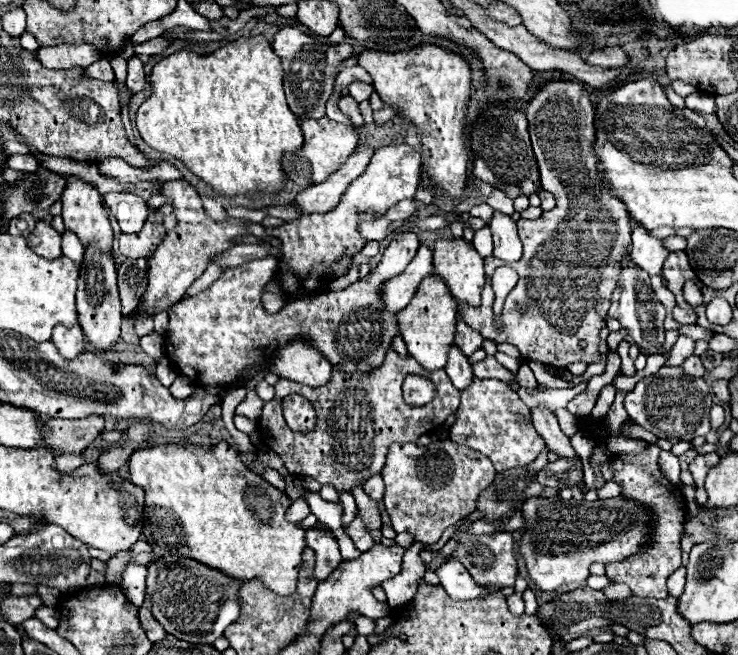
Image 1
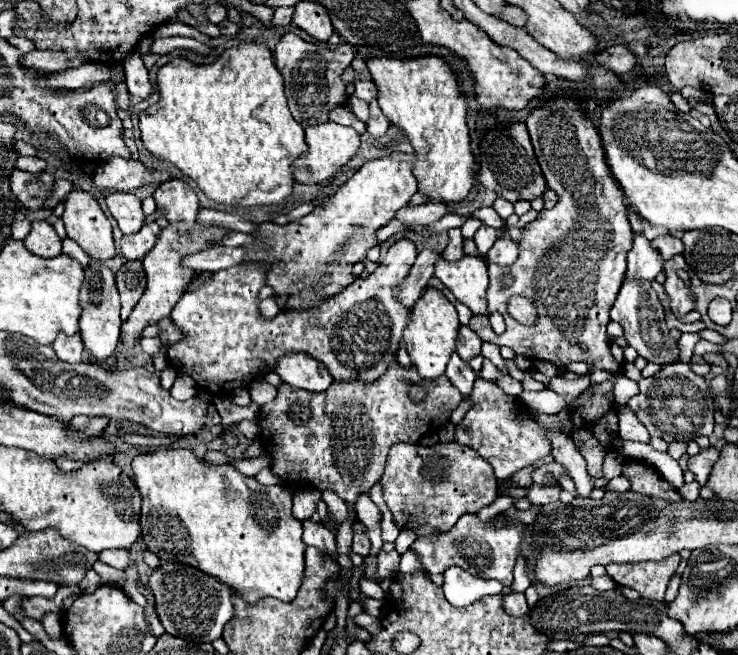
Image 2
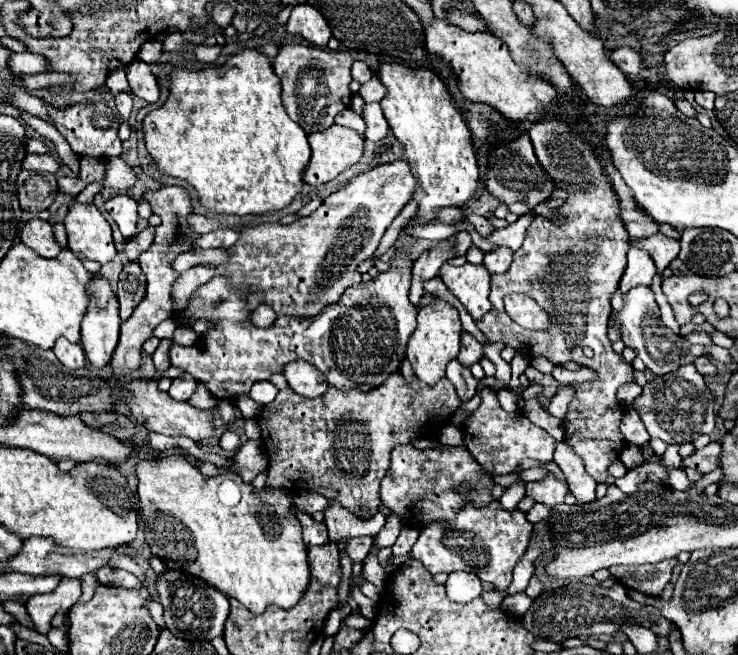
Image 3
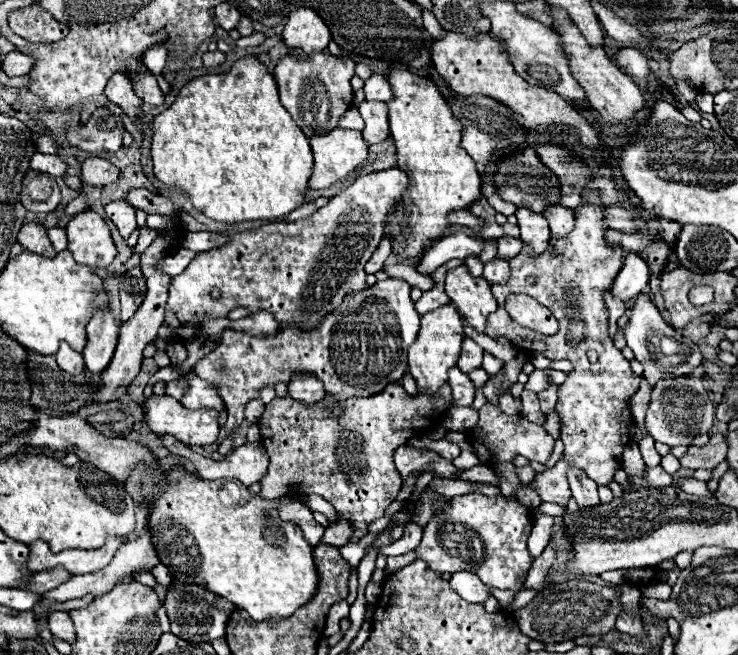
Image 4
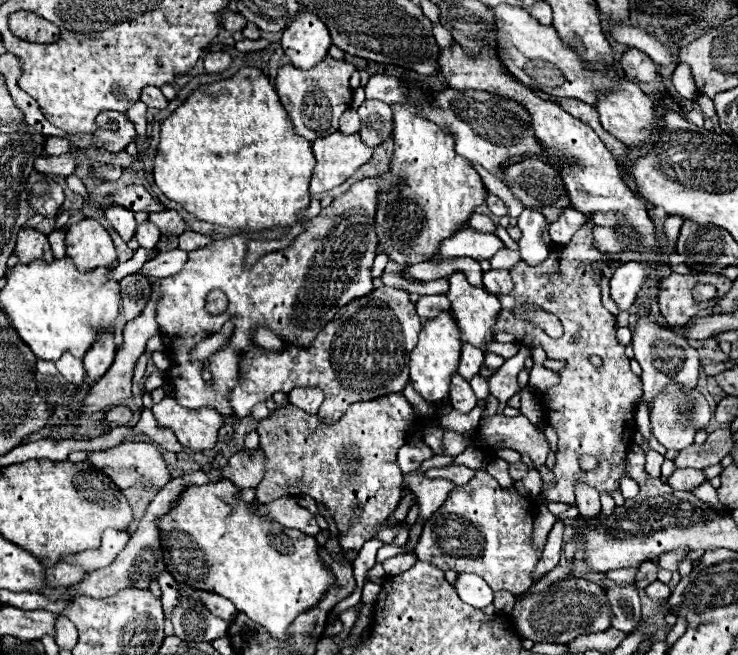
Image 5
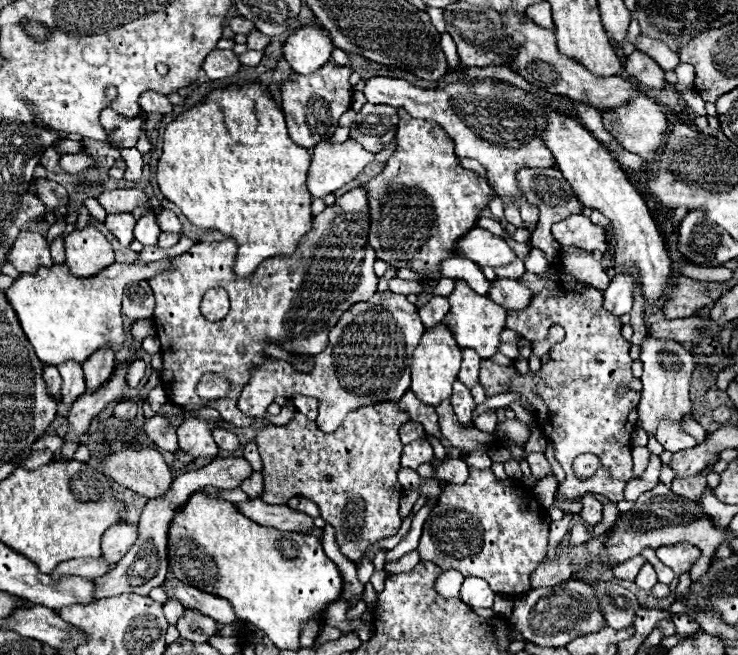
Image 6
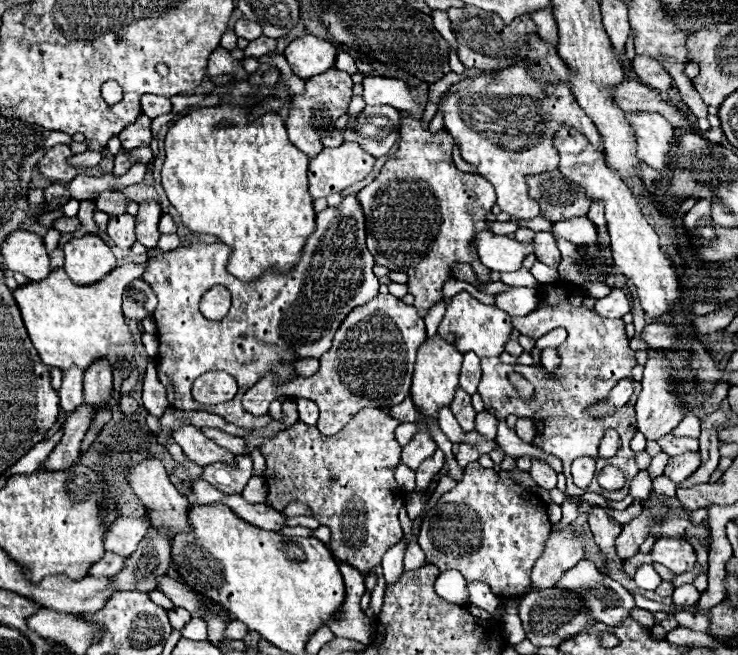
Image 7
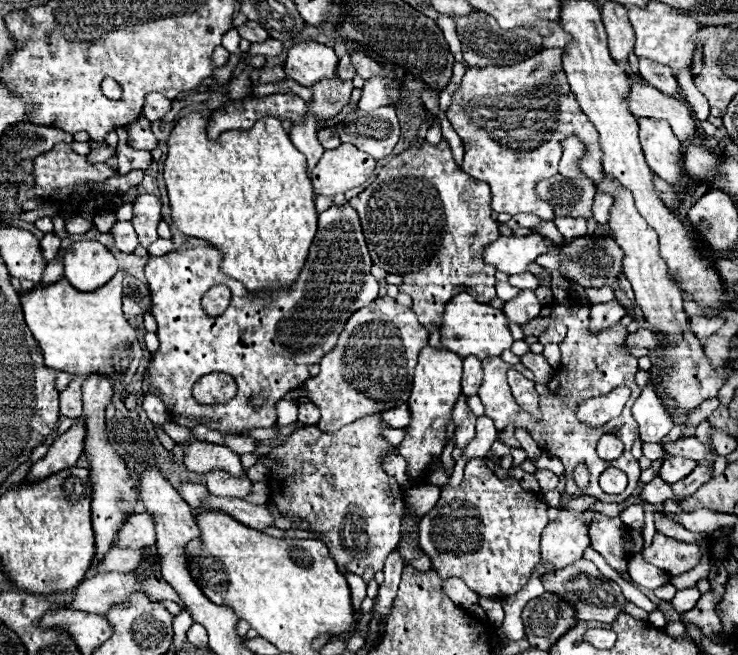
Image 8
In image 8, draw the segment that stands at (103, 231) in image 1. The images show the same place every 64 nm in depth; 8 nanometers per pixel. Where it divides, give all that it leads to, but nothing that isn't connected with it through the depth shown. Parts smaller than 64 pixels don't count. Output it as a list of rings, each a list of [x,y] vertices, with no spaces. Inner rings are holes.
[[[74,242],[64,256],[64,276],[80,292],[94,292],[120,270],[118,260],[100,242]]]

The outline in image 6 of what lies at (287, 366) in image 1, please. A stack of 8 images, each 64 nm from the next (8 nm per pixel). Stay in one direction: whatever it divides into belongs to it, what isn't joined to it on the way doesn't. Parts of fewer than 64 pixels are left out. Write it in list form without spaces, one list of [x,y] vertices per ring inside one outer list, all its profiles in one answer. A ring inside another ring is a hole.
[[[294,396],[292,402],[296,404],[298,412],[302,412],[308,420],[312,420],[312,422],[316,420],[316,416],[318,416],[318,400],[312,400],[308,396]]]

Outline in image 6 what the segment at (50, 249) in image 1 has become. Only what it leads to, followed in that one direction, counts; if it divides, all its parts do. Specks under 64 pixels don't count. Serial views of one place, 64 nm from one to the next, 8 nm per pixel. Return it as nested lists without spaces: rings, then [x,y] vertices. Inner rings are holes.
[[[20,232],[8,250],[8,262],[26,274],[34,274],[36,268],[50,268],[50,248],[44,236],[36,232]]]

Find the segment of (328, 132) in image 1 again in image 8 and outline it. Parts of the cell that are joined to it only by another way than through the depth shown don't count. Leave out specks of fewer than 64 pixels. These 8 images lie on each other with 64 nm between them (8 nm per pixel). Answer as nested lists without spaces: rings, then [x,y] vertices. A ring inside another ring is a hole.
[[[340,144],[334,150],[326,150],[312,172],[314,194],[334,196],[348,192],[350,188],[364,184],[374,168],[376,160],[352,144]]]

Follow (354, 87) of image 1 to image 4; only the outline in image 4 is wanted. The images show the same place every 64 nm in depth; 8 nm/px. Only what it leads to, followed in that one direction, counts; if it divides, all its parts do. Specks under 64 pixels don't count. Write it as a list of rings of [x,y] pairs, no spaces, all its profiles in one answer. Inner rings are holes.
[[[372,74],[366,84],[364,84],[364,92],[366,92],[366,100],[380,100],[380,102],[390,102],[392,96],[392,86],[388,82],[386,76],[382,74]]]

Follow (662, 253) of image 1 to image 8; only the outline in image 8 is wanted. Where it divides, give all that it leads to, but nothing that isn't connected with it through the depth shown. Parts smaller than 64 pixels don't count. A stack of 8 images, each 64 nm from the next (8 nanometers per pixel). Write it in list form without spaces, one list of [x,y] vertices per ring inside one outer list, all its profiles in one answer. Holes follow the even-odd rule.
[[[618,300],[610,304],[594,304],[590,308],[590,332],[600,332],[610,328],[612,324],[618,324],[624,314],[626,310],[618,304]]]

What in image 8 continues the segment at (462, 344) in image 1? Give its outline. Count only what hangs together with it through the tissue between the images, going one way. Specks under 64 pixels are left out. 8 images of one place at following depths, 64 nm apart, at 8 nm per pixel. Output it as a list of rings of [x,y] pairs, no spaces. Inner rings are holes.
[[[468,356],[464,360],[464,374],[462,374],[462,394],[464,396],[476,396],[480,388],[480,376],[482,376],[482,366],[476,356]]]

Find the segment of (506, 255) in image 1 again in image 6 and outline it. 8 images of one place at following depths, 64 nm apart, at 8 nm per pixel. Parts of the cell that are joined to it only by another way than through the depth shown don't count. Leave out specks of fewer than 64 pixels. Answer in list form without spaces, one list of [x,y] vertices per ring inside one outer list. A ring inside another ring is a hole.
[[[502,278],[492,280],[492,290],[488,296],[510,312],[524,310],[532,300],[532,294],[524,294],[524,286],[520,286],[518,282],[512,282],[512,280],[502,280]]]

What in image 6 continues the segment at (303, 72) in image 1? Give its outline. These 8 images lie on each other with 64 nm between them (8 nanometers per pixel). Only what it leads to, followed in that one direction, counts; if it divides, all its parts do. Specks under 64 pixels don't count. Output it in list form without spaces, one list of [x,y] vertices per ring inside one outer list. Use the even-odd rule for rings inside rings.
[[[328,62],[324,68],[320,68],[314,74],[302,76],[292,74],[284,86],[282,86],[282,108],[286,116],[286,126],[290,138],[302,146],[312,150],[320,140],[326,140],[334,134],[338,126],[338,118],[350,110],[352,100],[352,84],[348,82],[352,70],[346,66],[336,66],[334,62]]]

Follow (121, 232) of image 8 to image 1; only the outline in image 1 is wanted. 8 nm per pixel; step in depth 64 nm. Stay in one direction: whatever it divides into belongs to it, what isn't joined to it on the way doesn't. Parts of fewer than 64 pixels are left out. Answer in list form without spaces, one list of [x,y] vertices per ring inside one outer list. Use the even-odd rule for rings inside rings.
[[[110,192],[104,196],[104,202],[118,220],[122,232],[126,234],[140,232],[148,218],[148,206],[144,198],[130,196],[126,192]]]

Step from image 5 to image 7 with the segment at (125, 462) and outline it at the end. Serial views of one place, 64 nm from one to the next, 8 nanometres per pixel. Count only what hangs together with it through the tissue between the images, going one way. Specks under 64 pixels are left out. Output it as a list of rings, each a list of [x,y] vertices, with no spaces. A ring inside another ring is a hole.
[[[148,458],[144,460],[142,464],[138,466],[132,466],[128,472],[124,472],[130,488],[134,490],[134,494],[142,500],[142,504],[150,510],[150,516],[152,516],[152,524],[156,528],[166,528],[166,536],[168,540],[172,540],[176,534],[182,534],[182,532],[190,532],[188,528],[188,510],[190,510],[190,504],[188,500],[176,490],[176,486],[170,482],[164,466],[160,460],[156,458]]]

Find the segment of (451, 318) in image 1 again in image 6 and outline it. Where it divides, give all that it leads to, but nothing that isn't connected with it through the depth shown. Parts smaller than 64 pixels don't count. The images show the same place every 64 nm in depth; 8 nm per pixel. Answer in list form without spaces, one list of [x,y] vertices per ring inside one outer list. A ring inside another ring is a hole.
[[[442,324],[434,326],[430,332],[426,332],[414,350],[414,360],[412,360],[412,386],[410,390],[416,394],[420,402],[426,406],[438,406],[442,400],[448,400],[452,396],[452,384],[458,378],[462,362],[462,350],[458,348],[456,340],[452,338],[452,332],[444,328]]]

